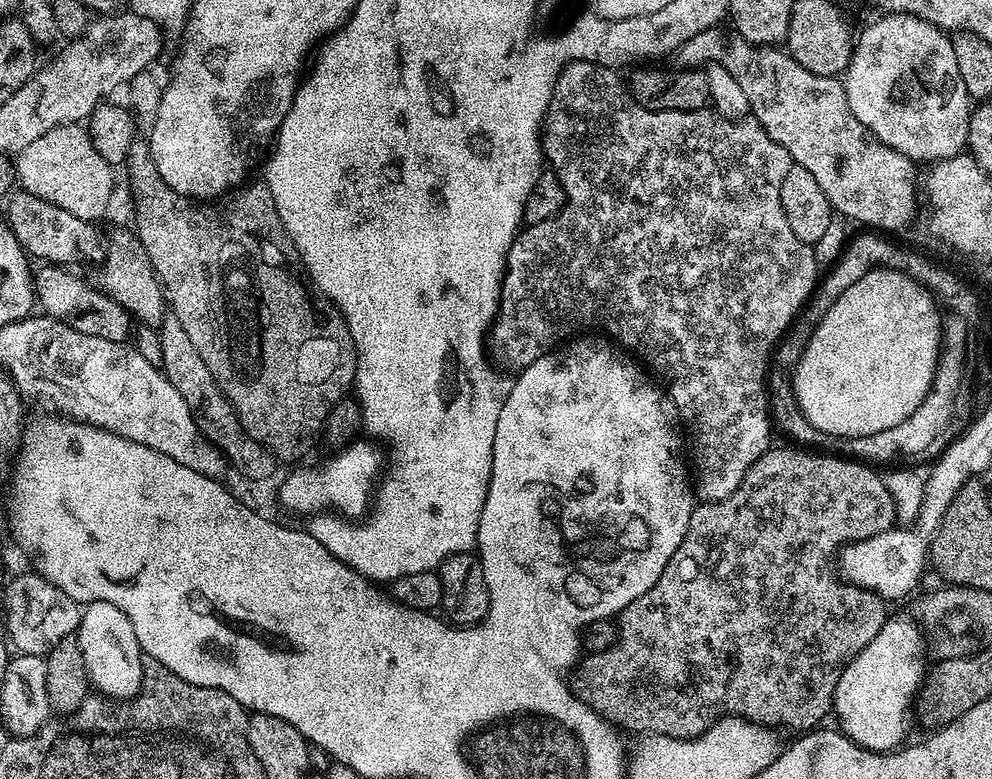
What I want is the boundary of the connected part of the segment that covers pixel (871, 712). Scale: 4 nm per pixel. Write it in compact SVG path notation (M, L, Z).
M889 615L882 630L878 630L878 634L874 634L874 638L870 638L866 647L848 663L846 670L842 670L842 678L838 678L838 686L832 699L834 720L836 716L837 722L840 723L837 724L839 731L849 736L859 748L868 748L871 752L894 752L909 739L908 727L914 724L912 699L919 688L921 691L926 680L924 644L926 648L926 637L911 615Z

